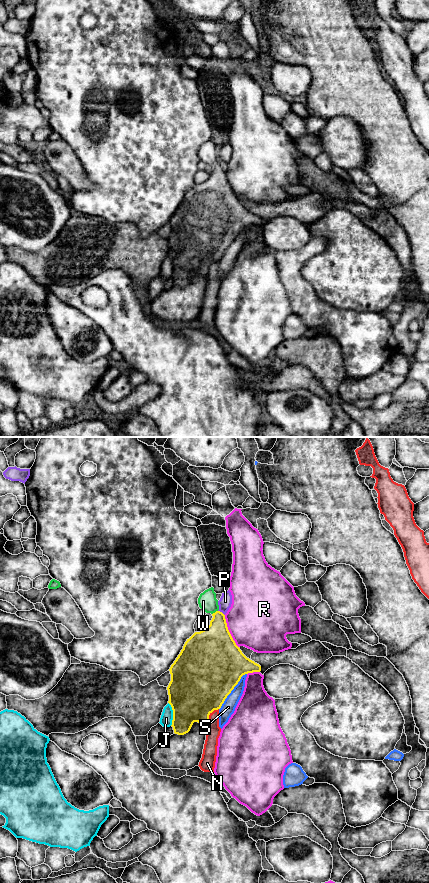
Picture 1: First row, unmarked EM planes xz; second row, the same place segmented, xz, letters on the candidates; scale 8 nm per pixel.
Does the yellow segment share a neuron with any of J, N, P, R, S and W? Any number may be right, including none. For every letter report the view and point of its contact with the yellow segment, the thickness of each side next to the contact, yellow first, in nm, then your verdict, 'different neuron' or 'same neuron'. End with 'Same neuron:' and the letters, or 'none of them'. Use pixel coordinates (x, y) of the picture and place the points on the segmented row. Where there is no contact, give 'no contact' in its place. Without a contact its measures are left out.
J: meets yellow in xz at (173, 714); 420 nm thick on the yellow side, 100 nm on the other; different neuron
N: meets yellow in xz at (209, 714); 460 nm thick on the yellow side, 110 nm on the other; different neuron
P: meets yellow in xz at (221, 612); 280 nm thick on the yellow side, 100 nm on the other; different neuron
R: meets yellow in xz at (228, 631); 460 nm thick on the yellow side, 480 nm on the other; different neuron
S: meets yellow in xz at (231, 690); 500 nm thick on the yellow side, 110 nm on the other; different neuron
W: meets yellow in xz at (215, 612); 280 nm thick on the yellow side, 150 nm on the other; same neuron
Same neuron: W

